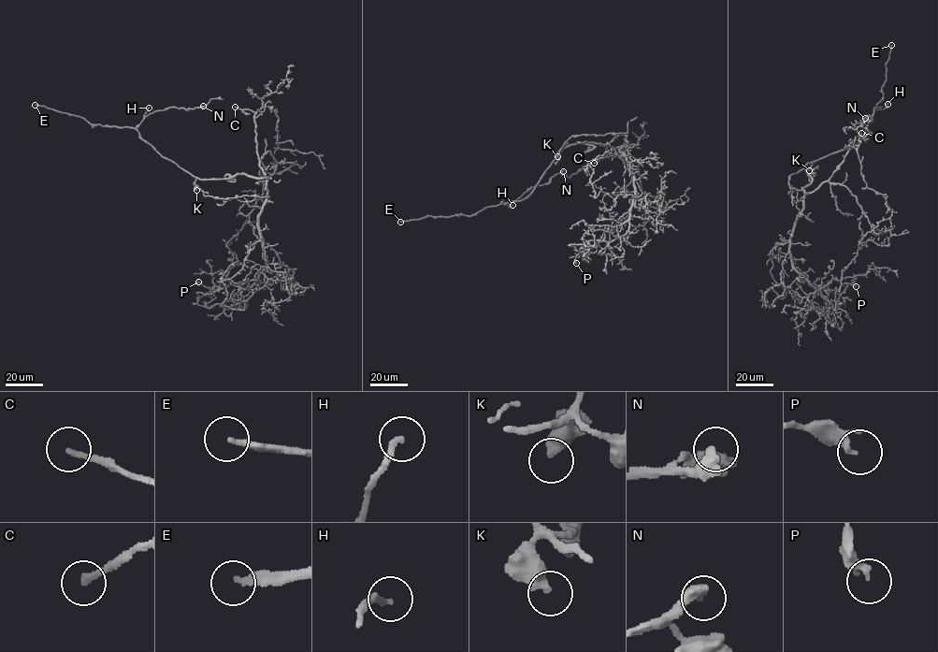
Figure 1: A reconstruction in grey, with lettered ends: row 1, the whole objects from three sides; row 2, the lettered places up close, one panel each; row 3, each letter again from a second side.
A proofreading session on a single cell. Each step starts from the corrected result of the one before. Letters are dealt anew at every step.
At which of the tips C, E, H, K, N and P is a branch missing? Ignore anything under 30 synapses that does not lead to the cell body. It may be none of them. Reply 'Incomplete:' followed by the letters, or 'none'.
Incomplete: C, E, N

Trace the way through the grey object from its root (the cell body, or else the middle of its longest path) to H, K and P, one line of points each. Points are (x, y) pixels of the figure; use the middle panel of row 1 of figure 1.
H: (619, 135), (603, 144), (566, 146), (526, 197), (501, 203), (510, 208), (512, 205)
K: (619, 135), (603, 144), (566, 146), (555, 156), (557, 156)
P: (619, 135), (633, 175), (629, 226), (610, 242), (585, 241), (583, 248), (591, 248), (576, 263)

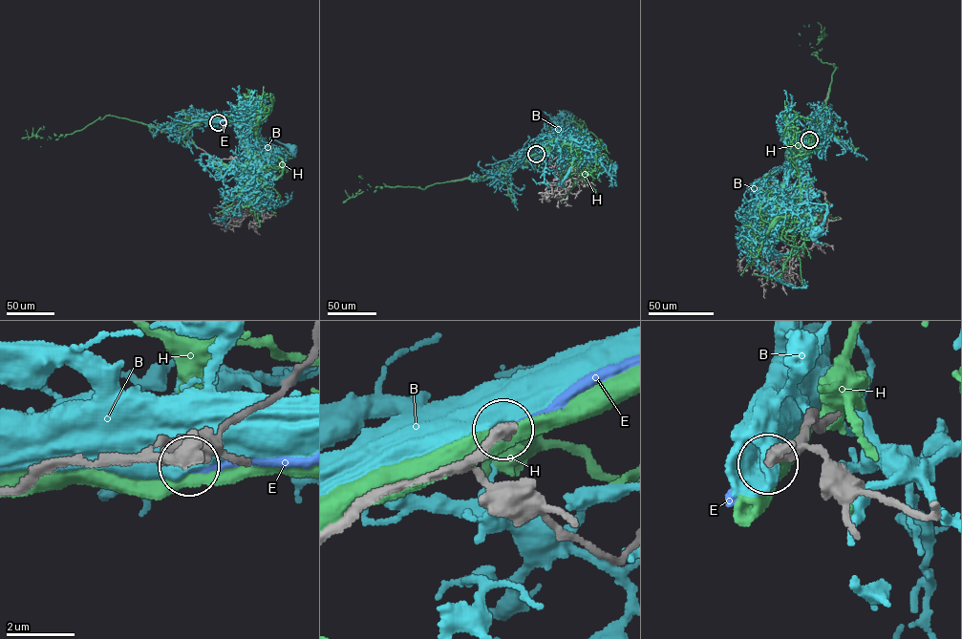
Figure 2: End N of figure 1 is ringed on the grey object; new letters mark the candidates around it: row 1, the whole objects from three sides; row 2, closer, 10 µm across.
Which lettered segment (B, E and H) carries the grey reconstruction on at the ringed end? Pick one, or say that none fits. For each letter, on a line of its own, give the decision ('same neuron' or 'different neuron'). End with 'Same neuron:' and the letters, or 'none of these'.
B: different neuron
E: same neuron
H: different neuron
Same neuron: E

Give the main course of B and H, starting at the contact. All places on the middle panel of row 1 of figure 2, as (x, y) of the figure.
B: (535, 154), (565, 143), (579, 157), (609, 168), (613, 166)
H: (535, 155), (514, 163), (503, 175), (435, 183), (424, 189), (370, 186), (356, 195), (362, 178)

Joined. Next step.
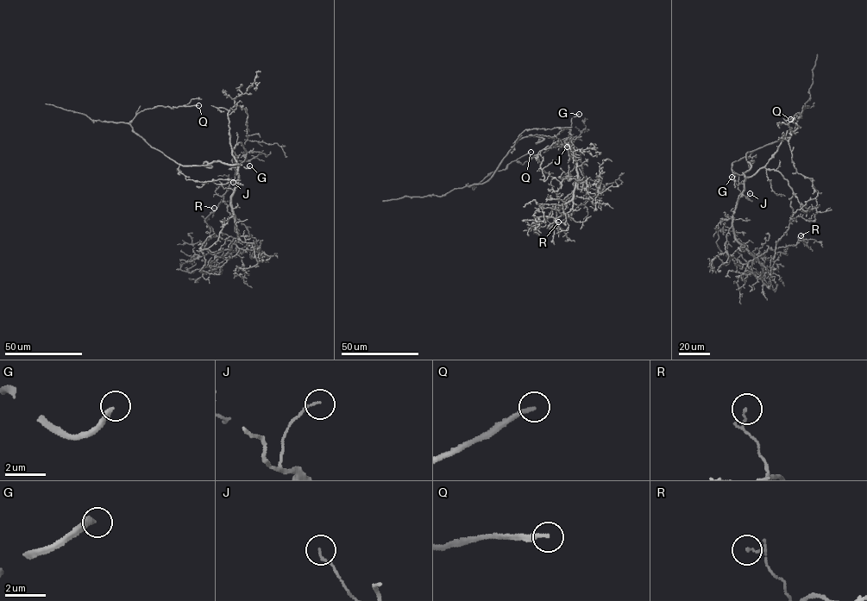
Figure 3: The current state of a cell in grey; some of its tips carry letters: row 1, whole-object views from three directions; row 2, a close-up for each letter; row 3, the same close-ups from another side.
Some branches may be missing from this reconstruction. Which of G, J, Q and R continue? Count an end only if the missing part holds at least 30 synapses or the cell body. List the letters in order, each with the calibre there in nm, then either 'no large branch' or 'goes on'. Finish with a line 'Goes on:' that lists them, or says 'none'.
G: 280 nm | no large branch
J: 100 nm | no large branch
Q: 190 nm | goes on
R: 80 nm | no large branch
Goes on: Q

